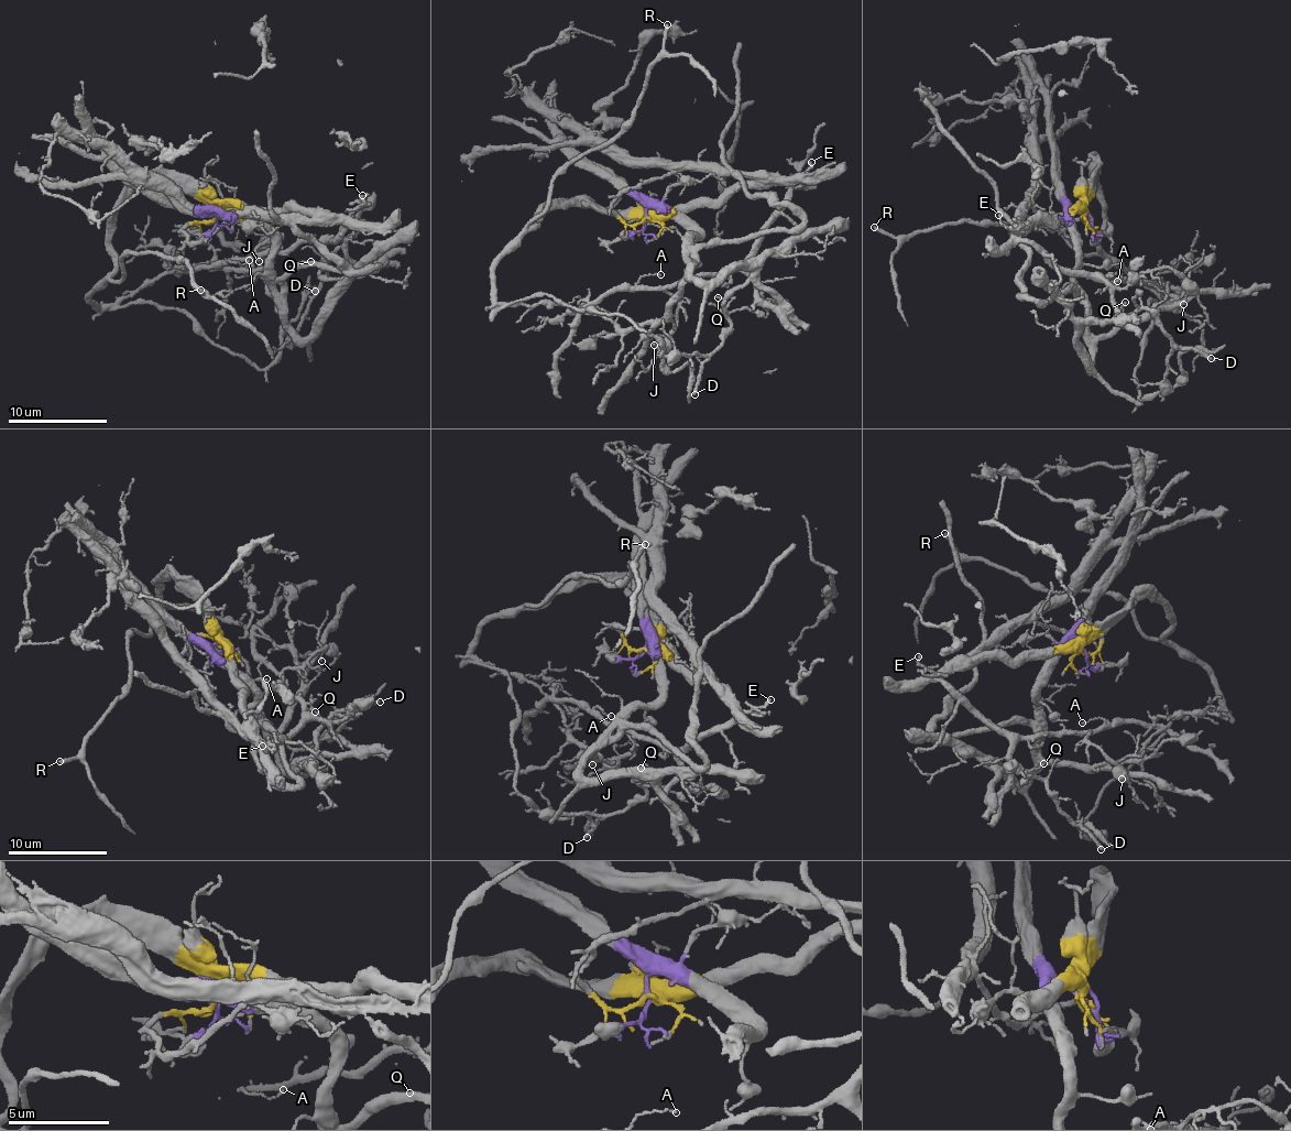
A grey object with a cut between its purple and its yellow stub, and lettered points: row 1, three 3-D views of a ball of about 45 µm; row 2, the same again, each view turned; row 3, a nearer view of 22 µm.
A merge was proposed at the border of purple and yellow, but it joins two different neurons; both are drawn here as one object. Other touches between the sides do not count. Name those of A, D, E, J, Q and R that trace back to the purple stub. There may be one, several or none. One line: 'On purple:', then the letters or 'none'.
On purple: D, Q

